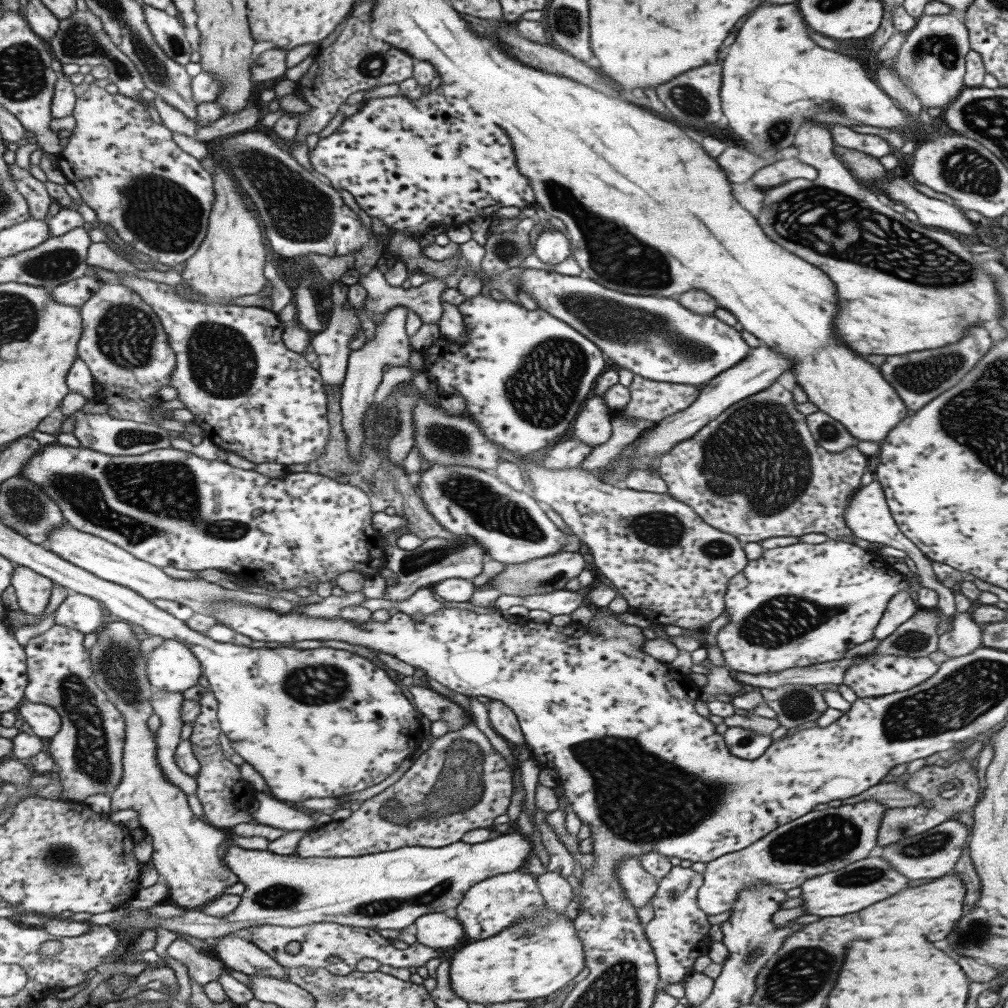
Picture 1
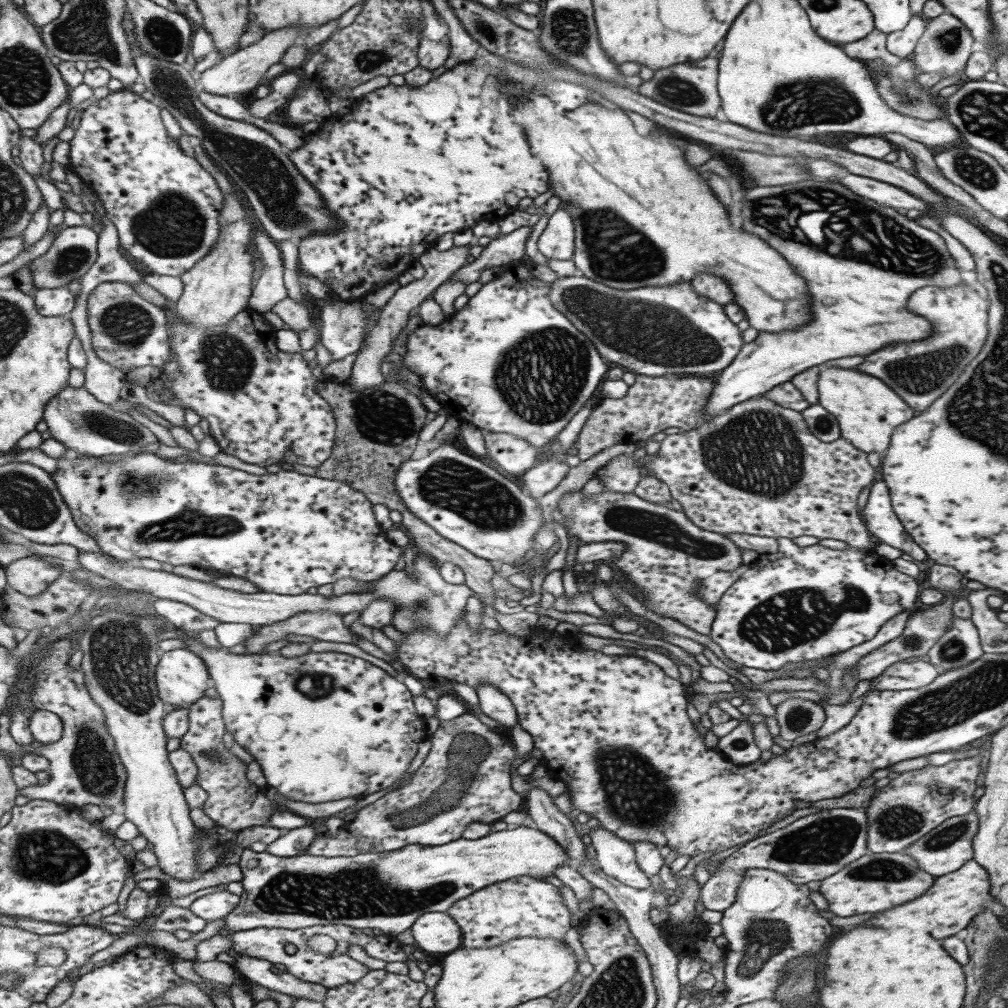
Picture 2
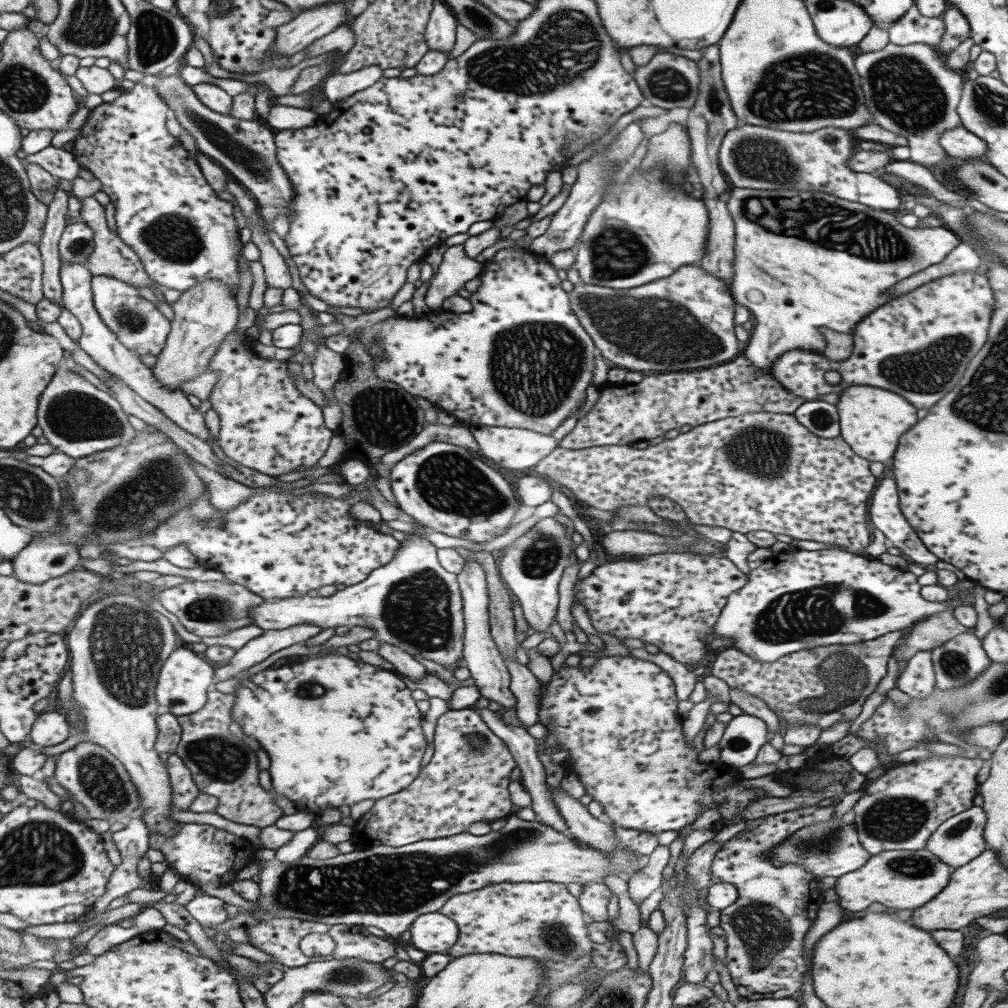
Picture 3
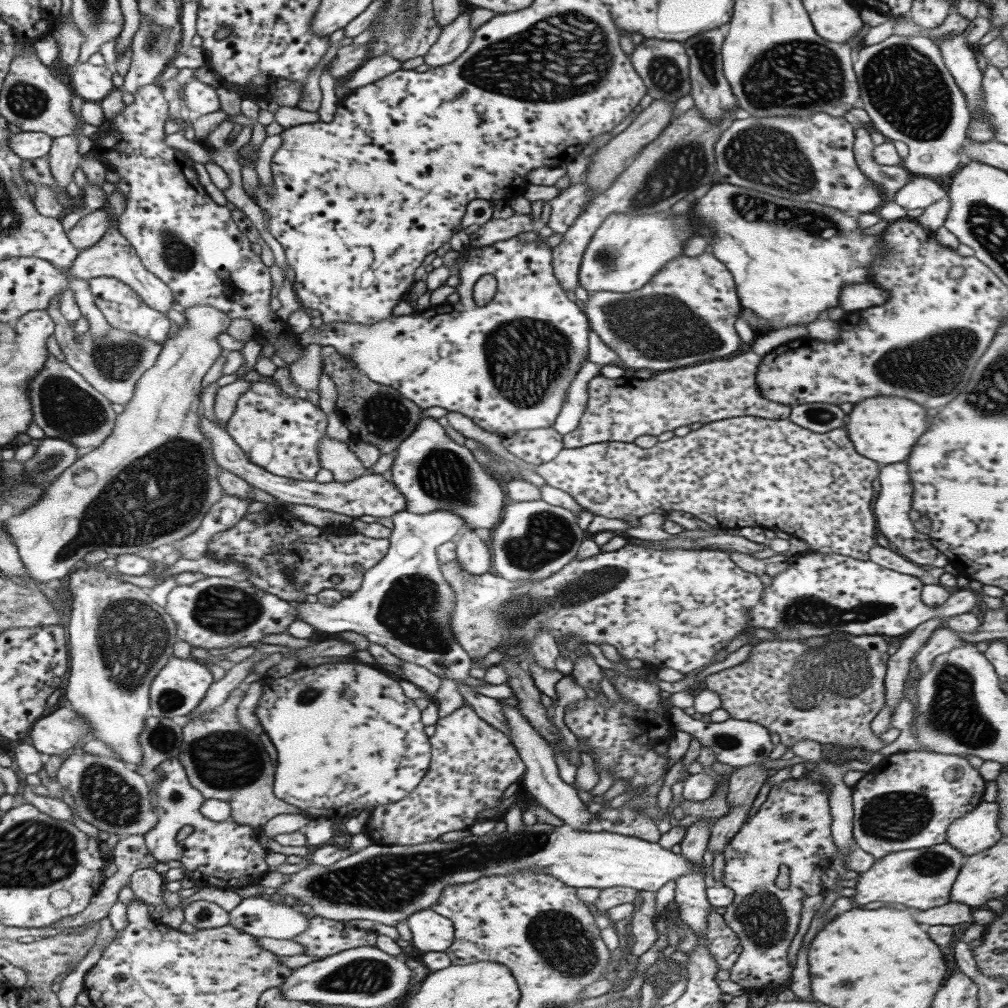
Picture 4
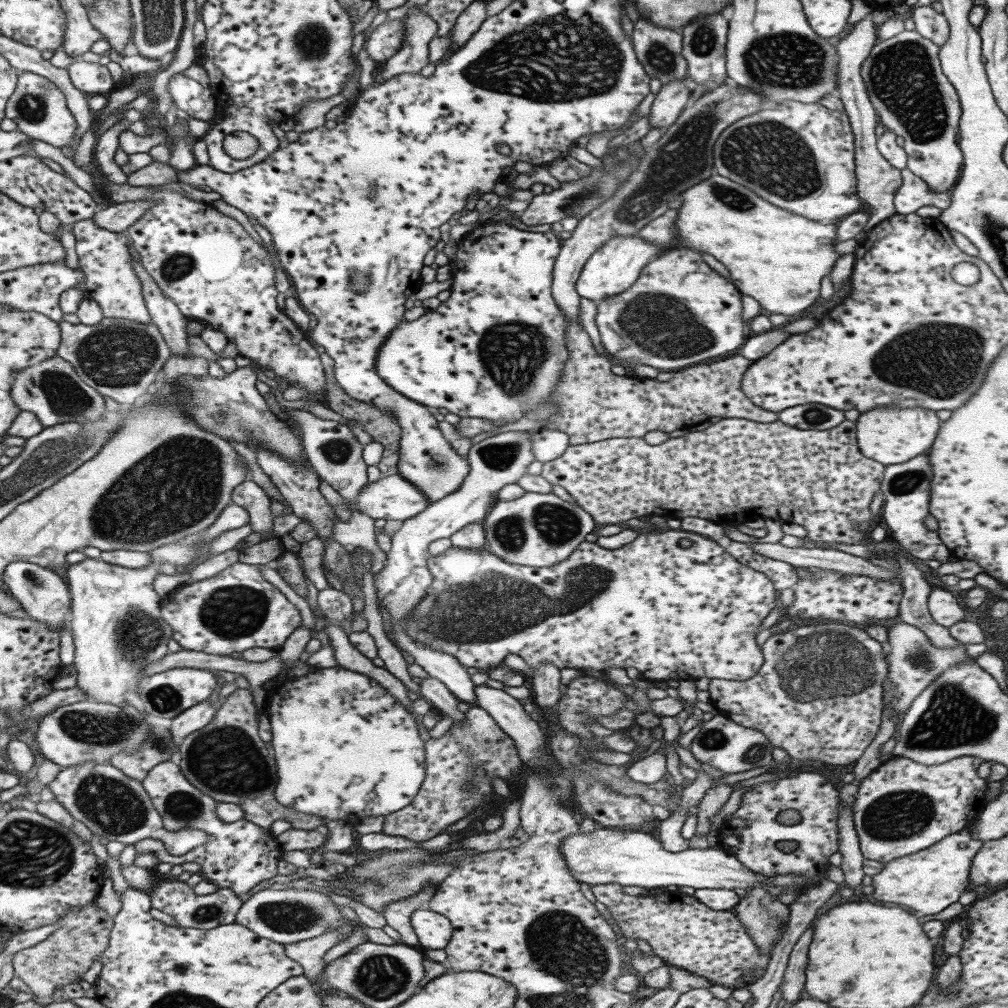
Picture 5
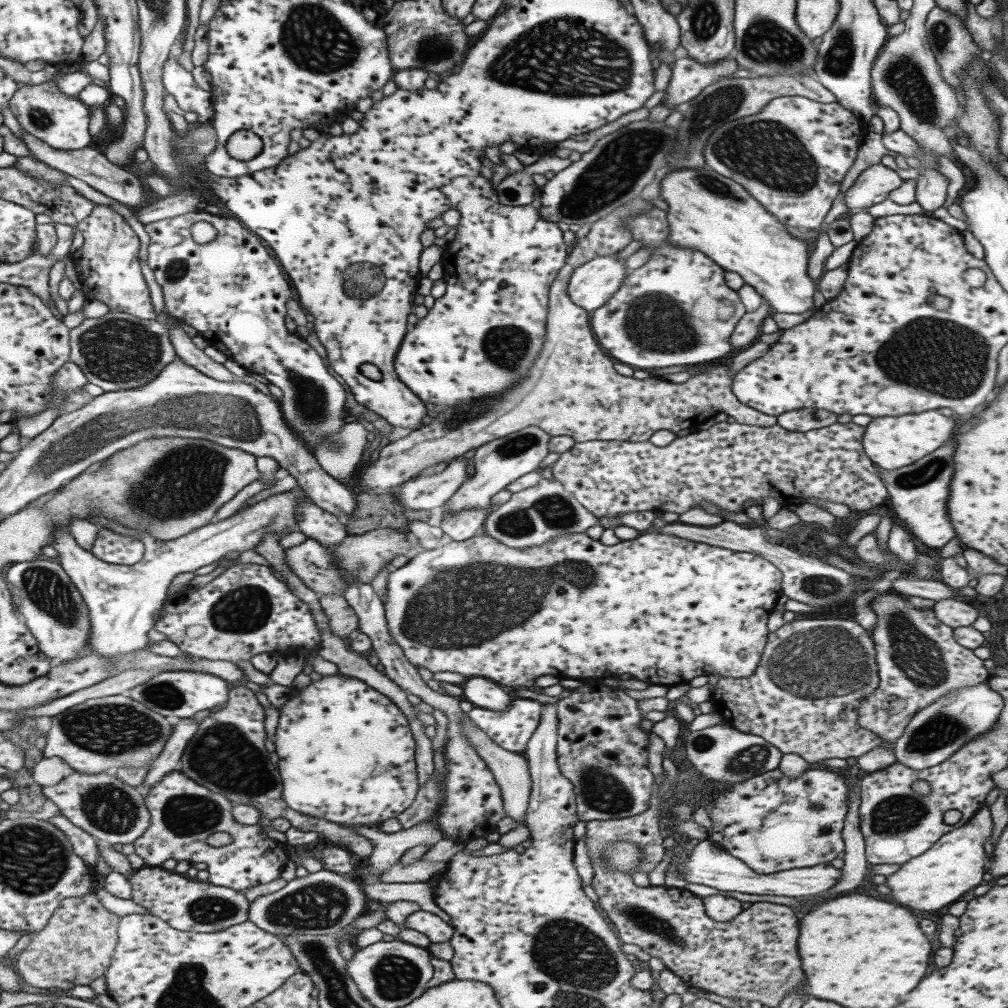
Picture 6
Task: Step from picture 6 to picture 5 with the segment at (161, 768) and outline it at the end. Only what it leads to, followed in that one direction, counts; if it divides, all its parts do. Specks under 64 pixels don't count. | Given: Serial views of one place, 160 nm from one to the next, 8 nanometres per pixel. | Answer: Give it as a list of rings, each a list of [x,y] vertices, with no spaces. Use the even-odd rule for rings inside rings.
[[[204,700],[190,706],[183,713],[171,719],[171,725],[168,729],[172,741],[178,746],[185,736],[206,725],[217,712],[217,708],[221,706],[218,702],[216,704],[219,706],[211,706],[207,700]]]

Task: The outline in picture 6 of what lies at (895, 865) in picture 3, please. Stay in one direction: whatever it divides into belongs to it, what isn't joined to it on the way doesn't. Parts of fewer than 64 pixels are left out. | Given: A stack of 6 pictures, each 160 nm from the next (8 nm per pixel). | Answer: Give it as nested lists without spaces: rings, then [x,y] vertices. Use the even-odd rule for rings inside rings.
[[[982,806],[963,826],[946,832],[923,854],[901,864],[893,874],[886,877],[893,900],[909,908],[931,912],[946,904],[950,905],[967,890],[982,883],[981,876],[985,872],[983,843],[991,836],[992,828],[988,807]]]

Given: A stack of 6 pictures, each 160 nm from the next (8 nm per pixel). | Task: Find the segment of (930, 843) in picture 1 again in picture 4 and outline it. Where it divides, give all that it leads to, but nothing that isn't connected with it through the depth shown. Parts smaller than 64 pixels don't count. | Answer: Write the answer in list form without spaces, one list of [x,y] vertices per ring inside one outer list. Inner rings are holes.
[[[981,801],[971,812],[951,822],[945,831],[946,842],[966,858],[993,846],[1002,834],[998,829],[998,804]]]

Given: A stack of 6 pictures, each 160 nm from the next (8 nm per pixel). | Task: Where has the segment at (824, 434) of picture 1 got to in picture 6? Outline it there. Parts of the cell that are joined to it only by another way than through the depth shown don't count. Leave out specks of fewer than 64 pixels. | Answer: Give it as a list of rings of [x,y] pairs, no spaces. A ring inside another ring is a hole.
[[[801,408],[776,416],[779,427],[791,432],[807,432],[817,428],[825,428],[837,420],[837,415],[820,408]]]

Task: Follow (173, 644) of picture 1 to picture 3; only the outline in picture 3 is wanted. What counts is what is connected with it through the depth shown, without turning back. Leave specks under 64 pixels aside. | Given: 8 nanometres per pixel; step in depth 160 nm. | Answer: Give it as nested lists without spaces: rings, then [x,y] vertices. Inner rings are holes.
[[[180,644],[177,645],[162,662],[156,678],[154,697],[157,706],[159,706],[159,714],[167,712],[177,718],[199,711],[206,703],[206,694],[212,689],[213,675],[213,666],[207,659],[201,659],[194,652],[191,652],[191,649],[186,649]]]

